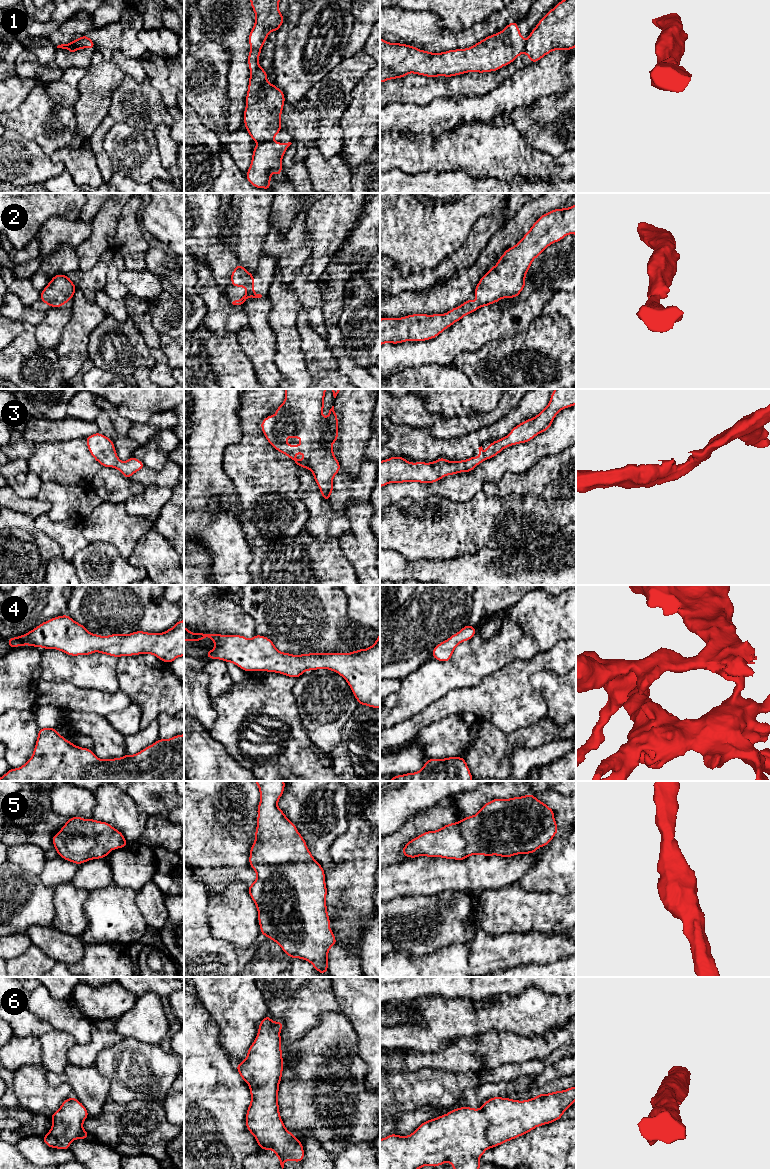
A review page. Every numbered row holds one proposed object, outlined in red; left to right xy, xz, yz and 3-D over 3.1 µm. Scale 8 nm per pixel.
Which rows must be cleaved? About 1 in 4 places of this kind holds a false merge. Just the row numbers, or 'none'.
1

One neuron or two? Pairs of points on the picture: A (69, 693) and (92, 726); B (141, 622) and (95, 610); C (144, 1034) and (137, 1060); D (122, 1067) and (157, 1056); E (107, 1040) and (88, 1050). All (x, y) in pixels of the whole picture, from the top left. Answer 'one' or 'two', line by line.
A: two
B: one
C: two
D: one
E: one

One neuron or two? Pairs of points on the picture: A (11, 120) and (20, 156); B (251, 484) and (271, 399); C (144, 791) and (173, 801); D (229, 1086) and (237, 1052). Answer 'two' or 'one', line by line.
A: two
B: one
C: one
D: two

